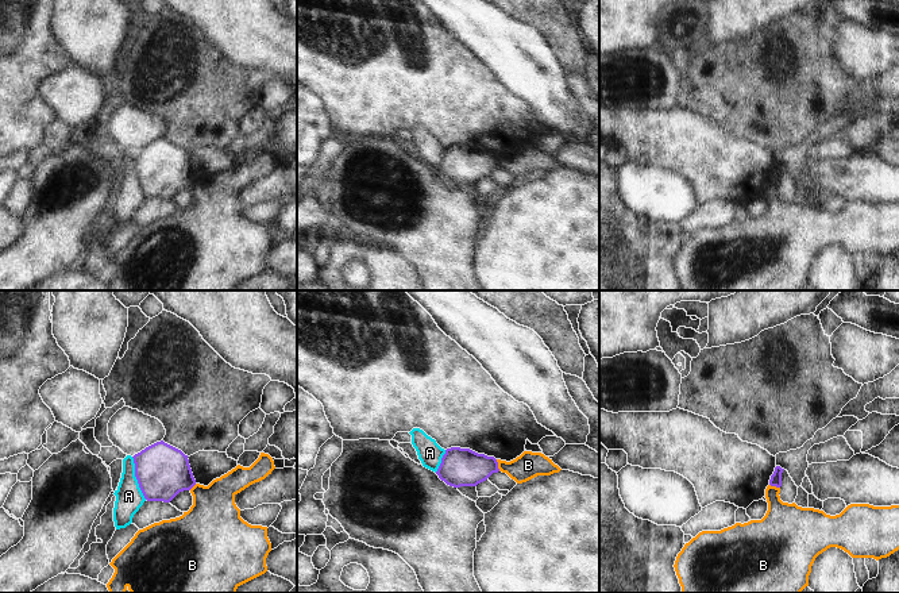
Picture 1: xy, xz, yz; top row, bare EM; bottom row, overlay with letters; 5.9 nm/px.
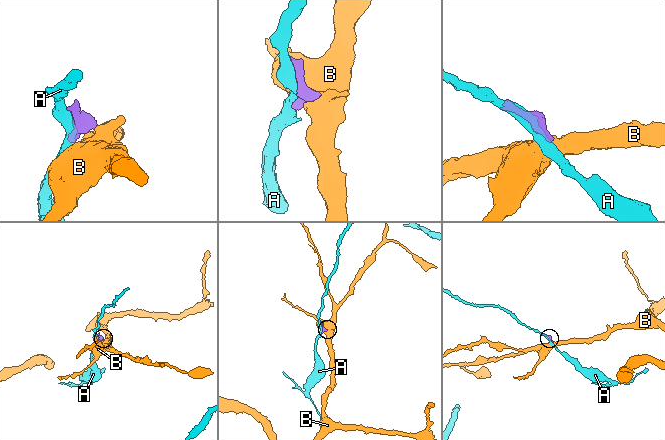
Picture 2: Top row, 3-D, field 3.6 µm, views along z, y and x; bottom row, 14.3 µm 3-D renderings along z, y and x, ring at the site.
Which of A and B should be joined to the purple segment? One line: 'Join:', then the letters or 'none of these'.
Join: none of these

